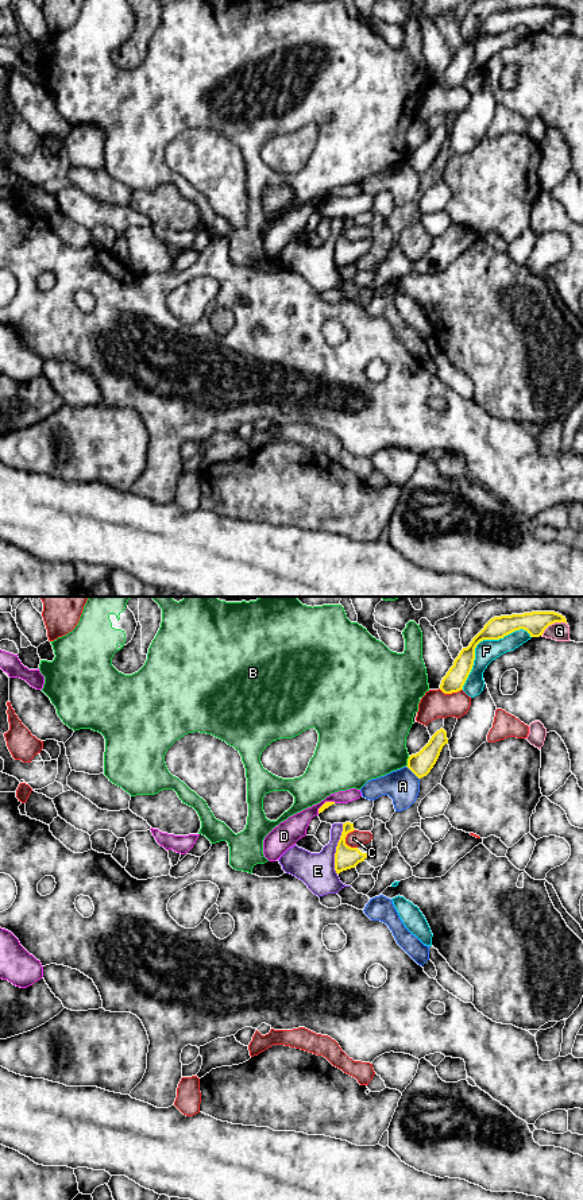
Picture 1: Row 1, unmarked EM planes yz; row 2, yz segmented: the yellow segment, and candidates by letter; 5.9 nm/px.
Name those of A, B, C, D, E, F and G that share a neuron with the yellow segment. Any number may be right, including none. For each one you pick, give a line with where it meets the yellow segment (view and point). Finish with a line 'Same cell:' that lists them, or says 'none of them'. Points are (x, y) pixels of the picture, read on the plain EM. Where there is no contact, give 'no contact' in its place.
Same cell: none of them

